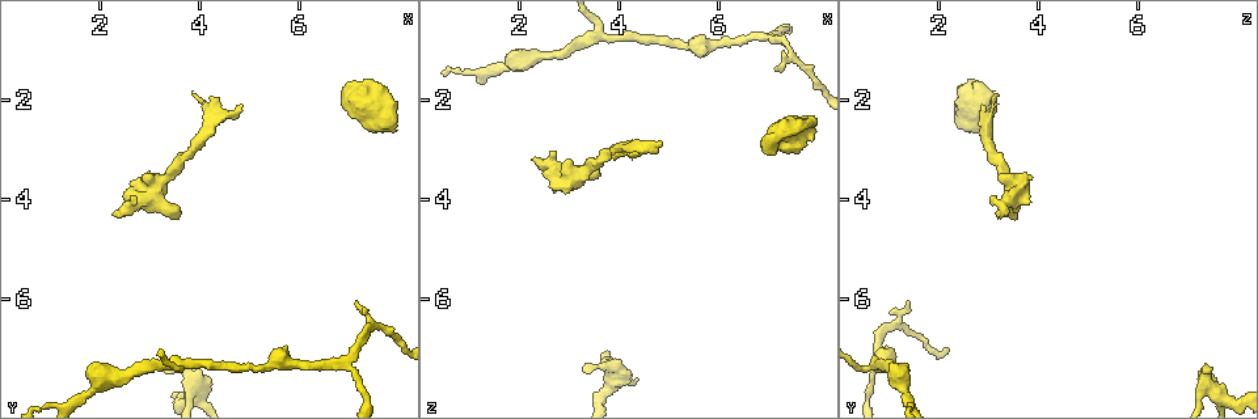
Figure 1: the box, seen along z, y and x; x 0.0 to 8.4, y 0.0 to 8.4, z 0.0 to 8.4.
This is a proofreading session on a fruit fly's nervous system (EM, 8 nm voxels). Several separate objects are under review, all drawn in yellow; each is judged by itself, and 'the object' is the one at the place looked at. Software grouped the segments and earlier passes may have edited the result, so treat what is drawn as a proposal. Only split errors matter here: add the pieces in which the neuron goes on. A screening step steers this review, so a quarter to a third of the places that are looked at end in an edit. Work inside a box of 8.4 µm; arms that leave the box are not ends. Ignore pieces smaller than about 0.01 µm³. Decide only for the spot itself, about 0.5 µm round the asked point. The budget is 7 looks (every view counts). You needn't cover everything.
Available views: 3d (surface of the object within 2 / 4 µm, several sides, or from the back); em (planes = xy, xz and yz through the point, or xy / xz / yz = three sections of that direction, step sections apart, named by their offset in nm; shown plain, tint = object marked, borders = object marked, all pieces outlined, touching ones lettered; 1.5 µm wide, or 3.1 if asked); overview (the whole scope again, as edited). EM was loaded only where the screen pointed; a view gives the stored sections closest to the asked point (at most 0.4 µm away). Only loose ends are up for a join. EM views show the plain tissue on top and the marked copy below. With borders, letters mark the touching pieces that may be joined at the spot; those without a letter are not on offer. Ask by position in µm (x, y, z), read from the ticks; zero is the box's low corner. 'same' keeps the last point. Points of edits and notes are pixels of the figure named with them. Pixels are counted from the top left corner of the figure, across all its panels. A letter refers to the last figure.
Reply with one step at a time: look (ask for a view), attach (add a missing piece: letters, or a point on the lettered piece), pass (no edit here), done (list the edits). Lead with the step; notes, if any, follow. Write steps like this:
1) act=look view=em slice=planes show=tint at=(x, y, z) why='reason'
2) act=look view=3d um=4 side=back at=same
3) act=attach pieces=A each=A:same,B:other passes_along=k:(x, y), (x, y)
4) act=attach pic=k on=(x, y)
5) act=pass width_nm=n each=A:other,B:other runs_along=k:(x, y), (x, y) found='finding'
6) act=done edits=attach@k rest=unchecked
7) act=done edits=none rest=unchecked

act=look view=em slice=xy step=4 show=borders at=(3.30, 7.50, 7.45) why='branch stops here'

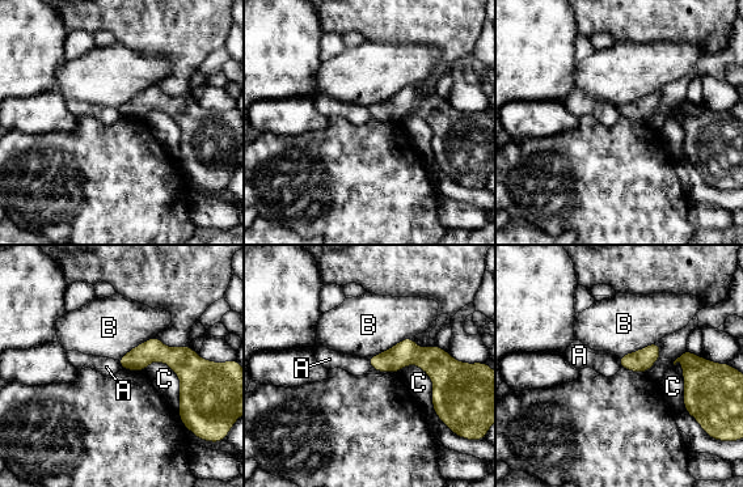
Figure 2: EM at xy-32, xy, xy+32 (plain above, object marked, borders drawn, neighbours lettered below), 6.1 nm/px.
act=pass each=A:other,B:other,C:other runs_along=2:(372, 360), (421, 358), (439, 376), (439, 405) found='none of them fits'

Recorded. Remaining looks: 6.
act=look view=3d um=4 at=(4.90, 2.10, 2.80)

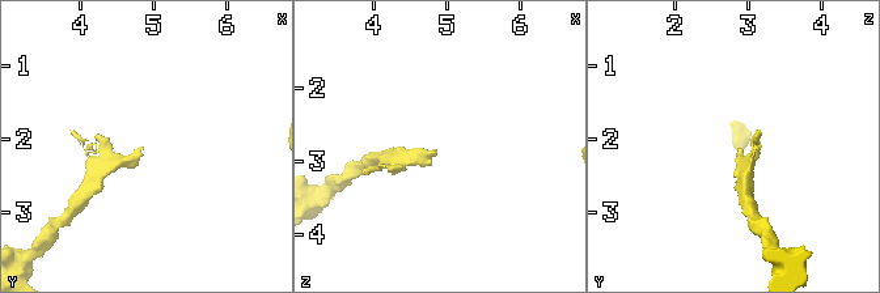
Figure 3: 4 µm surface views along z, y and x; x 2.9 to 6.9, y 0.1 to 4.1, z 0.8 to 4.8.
act=look view=em slice=planes show=borders at=(4.90, 2.15, 2.85)

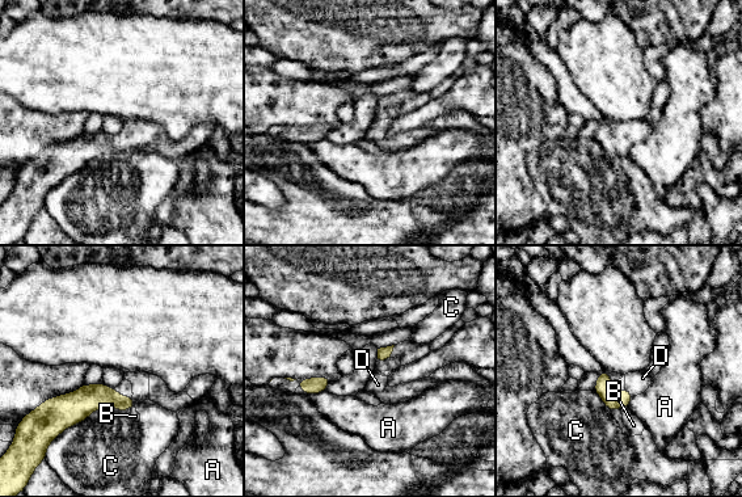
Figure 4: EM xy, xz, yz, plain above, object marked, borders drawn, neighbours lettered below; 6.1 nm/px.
act=attach pieces=D longest_contact=C:180nm each=A:other,B:other,C:other,D:same found='the neuron continues'

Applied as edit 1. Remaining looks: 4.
act=look view=overview

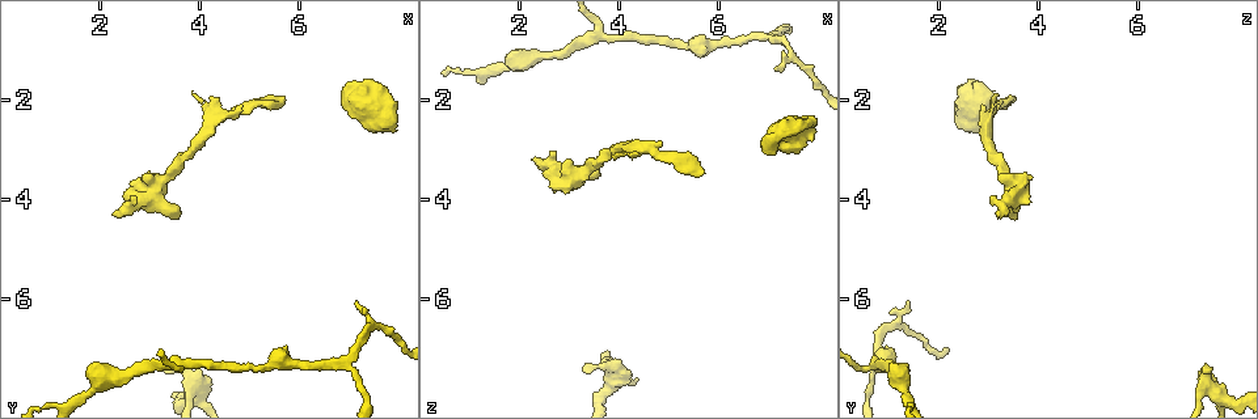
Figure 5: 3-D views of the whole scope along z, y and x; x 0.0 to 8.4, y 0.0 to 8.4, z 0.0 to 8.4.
act=look view=em slice=planes show=borders at=(2.30, 4.25, 3.20) why='branch stops here'

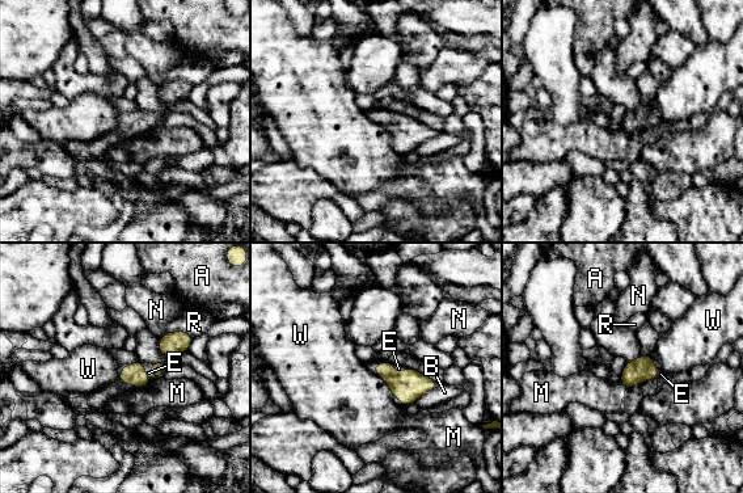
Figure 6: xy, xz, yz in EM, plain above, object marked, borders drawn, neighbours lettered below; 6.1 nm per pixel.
act=attach pieces=E each=A:other,B:other,E:same,M:other,N:other,R:other,W:other found='it goes on there'

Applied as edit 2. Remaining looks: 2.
act=done edits=attach@4,attach@6 rest=unchecked

